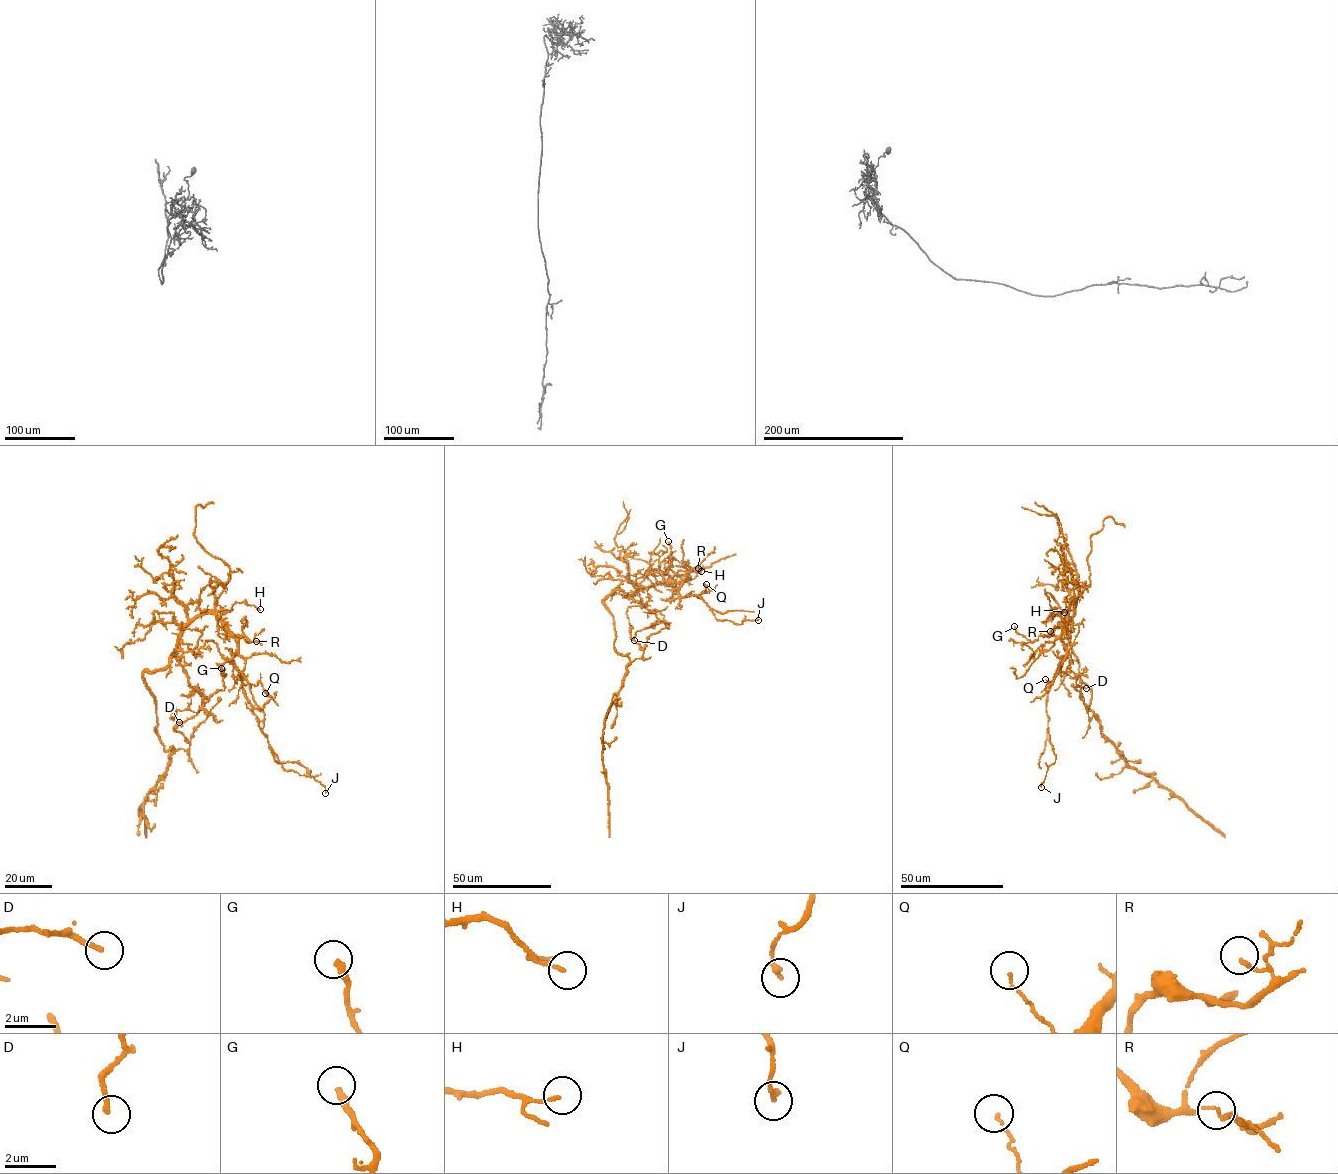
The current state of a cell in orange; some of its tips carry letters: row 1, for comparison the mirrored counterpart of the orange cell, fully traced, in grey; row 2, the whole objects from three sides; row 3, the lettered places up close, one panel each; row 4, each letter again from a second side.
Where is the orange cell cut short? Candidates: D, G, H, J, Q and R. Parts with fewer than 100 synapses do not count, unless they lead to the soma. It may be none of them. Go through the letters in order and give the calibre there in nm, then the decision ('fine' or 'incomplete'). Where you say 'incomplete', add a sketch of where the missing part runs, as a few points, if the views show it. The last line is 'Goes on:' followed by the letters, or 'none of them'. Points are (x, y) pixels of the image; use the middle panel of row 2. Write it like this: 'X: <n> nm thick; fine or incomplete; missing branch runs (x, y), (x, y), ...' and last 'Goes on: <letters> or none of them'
D: 190 nm thick; fine
G: 280 nm thick; fine
H: 100 nm thick; fine
J: 220 nm thick; fine
Q: 100 nm thick; fine
R: 130 nm thick; fine
Goes on: none of them

